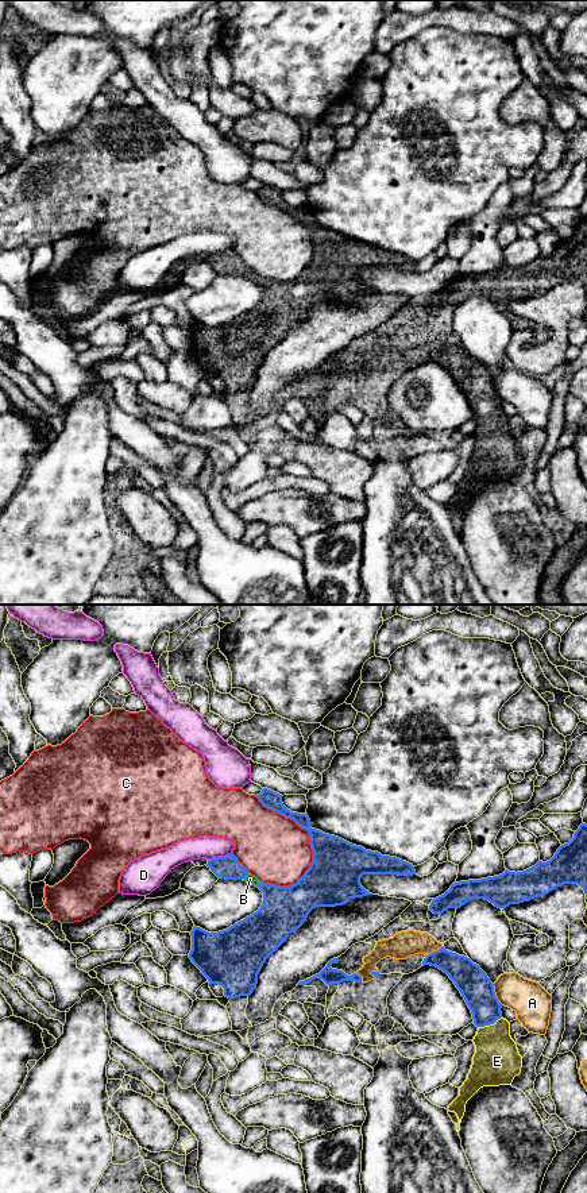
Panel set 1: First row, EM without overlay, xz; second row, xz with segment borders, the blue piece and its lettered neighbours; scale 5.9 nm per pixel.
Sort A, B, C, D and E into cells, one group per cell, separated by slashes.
A / B E / C / D

